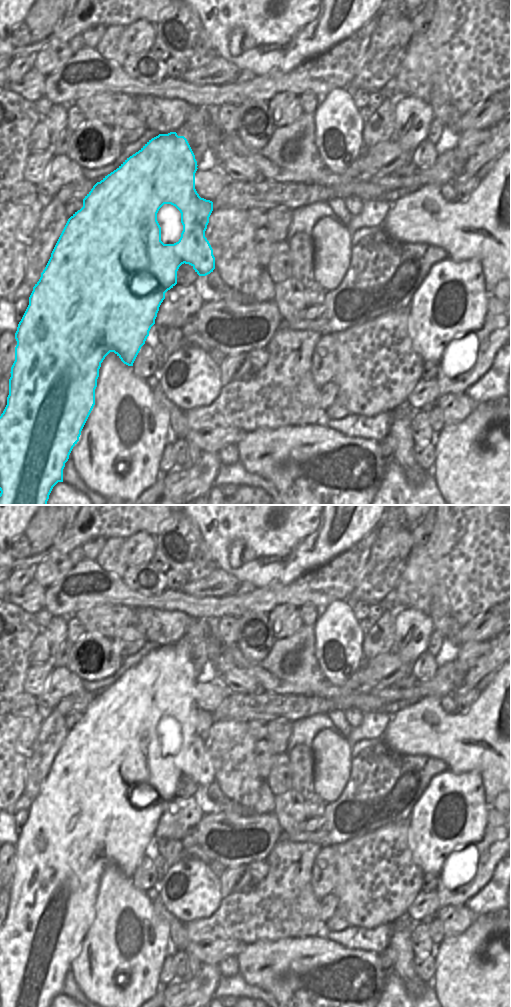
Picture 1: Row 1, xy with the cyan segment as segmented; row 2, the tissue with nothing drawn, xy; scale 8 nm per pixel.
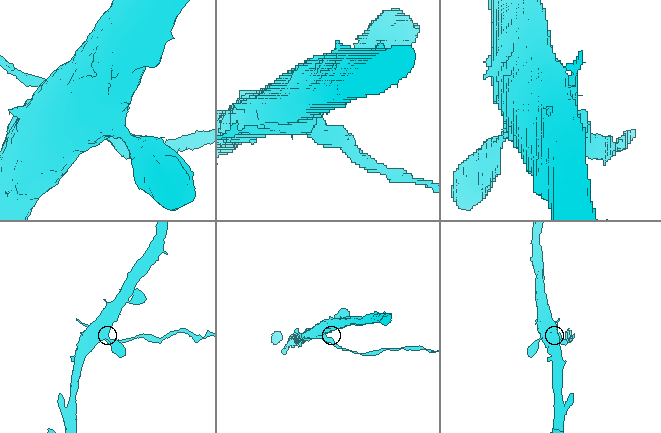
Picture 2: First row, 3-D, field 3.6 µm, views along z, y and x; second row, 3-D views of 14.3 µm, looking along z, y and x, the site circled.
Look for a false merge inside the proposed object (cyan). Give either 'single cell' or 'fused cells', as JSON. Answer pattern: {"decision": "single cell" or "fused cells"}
{"decision": "fused cells"}

